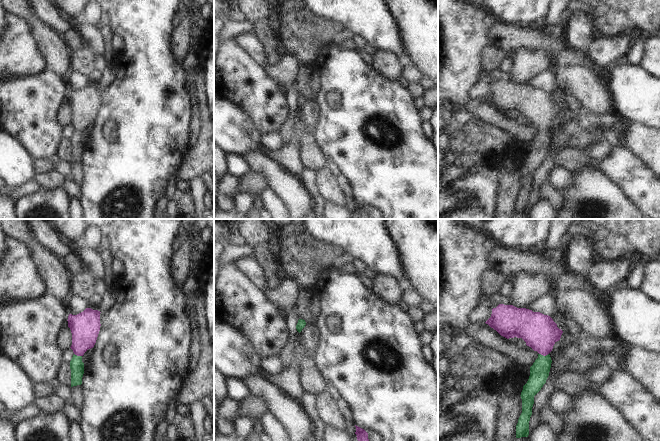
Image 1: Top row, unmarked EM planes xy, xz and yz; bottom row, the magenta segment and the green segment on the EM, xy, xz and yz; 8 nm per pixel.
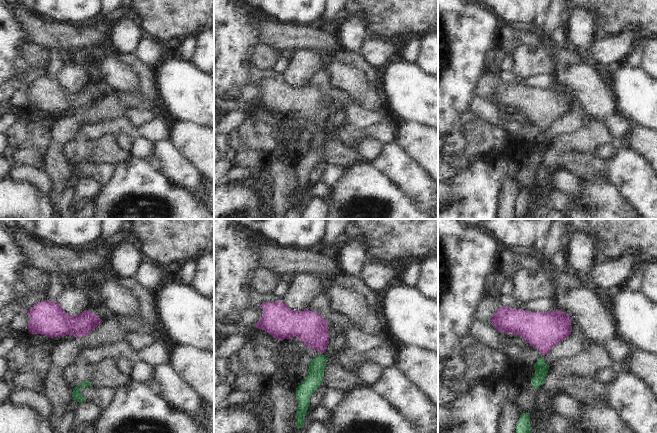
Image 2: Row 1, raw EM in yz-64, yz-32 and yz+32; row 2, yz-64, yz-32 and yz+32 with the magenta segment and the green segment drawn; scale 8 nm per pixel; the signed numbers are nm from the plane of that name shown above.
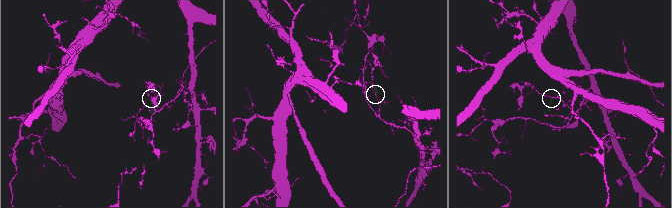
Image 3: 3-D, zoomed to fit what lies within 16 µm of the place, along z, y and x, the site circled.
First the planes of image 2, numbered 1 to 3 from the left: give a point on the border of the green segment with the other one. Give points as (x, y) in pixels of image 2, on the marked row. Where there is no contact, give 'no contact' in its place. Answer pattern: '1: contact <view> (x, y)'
1: no contact
2: no contact
3: contact yz+32 (542, 355)

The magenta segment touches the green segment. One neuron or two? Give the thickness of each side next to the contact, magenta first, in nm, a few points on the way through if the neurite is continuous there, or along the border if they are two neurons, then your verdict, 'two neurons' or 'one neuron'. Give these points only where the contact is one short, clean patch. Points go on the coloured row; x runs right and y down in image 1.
280/160 nm | across yz (539, 331), (544, 346), (544, 355), (544, 361), (539, 371) | one neuron

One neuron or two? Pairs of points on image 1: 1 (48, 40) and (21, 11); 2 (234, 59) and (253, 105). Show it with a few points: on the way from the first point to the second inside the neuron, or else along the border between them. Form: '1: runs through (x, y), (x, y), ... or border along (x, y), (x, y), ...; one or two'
1: runs through (41, 32), (29, 17); one
2: runs through (236, 70), (236, 75), (253, 94); one

